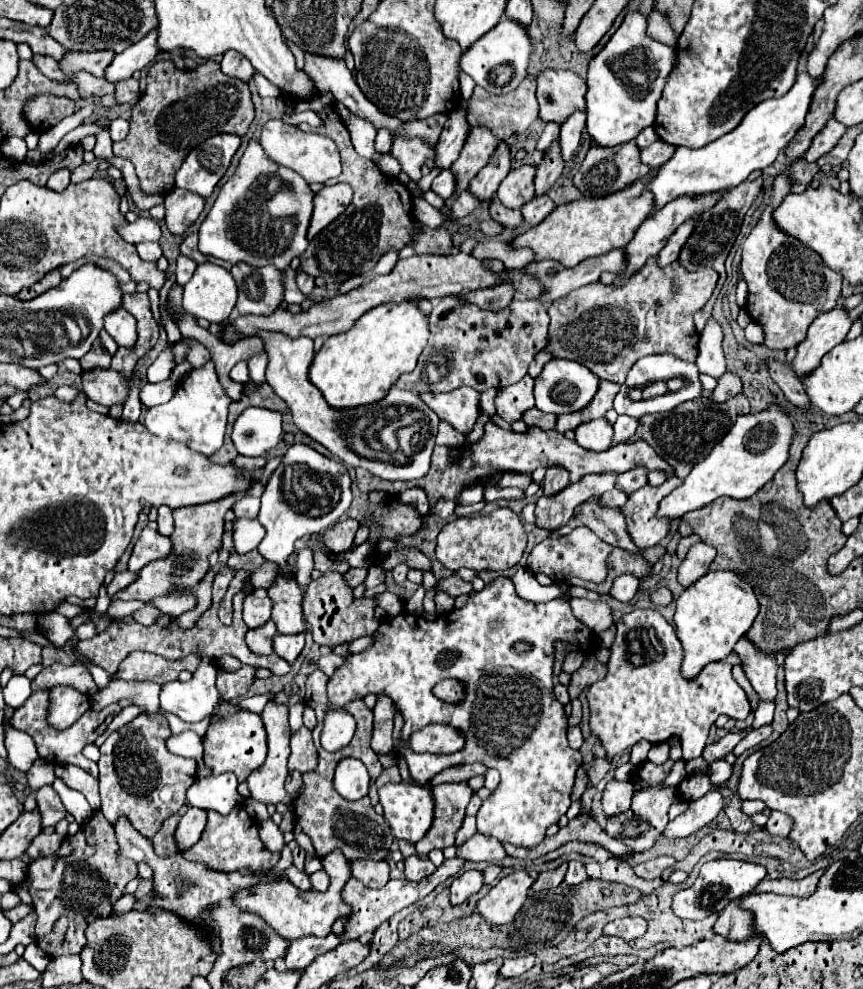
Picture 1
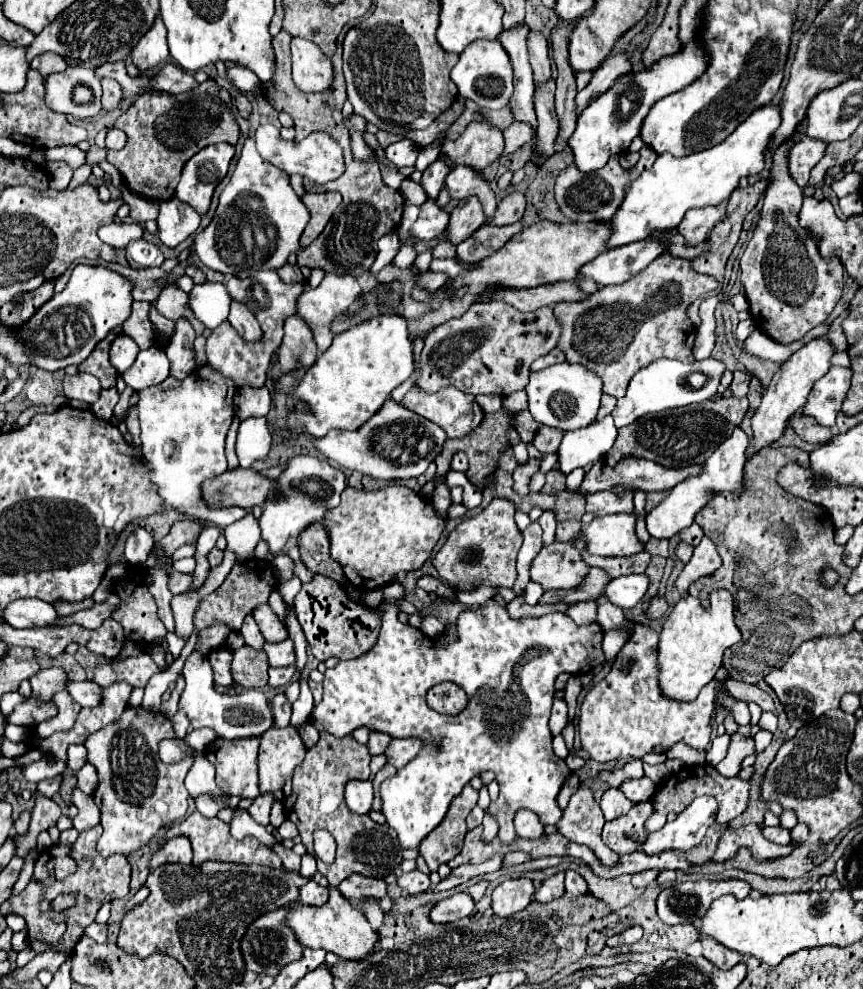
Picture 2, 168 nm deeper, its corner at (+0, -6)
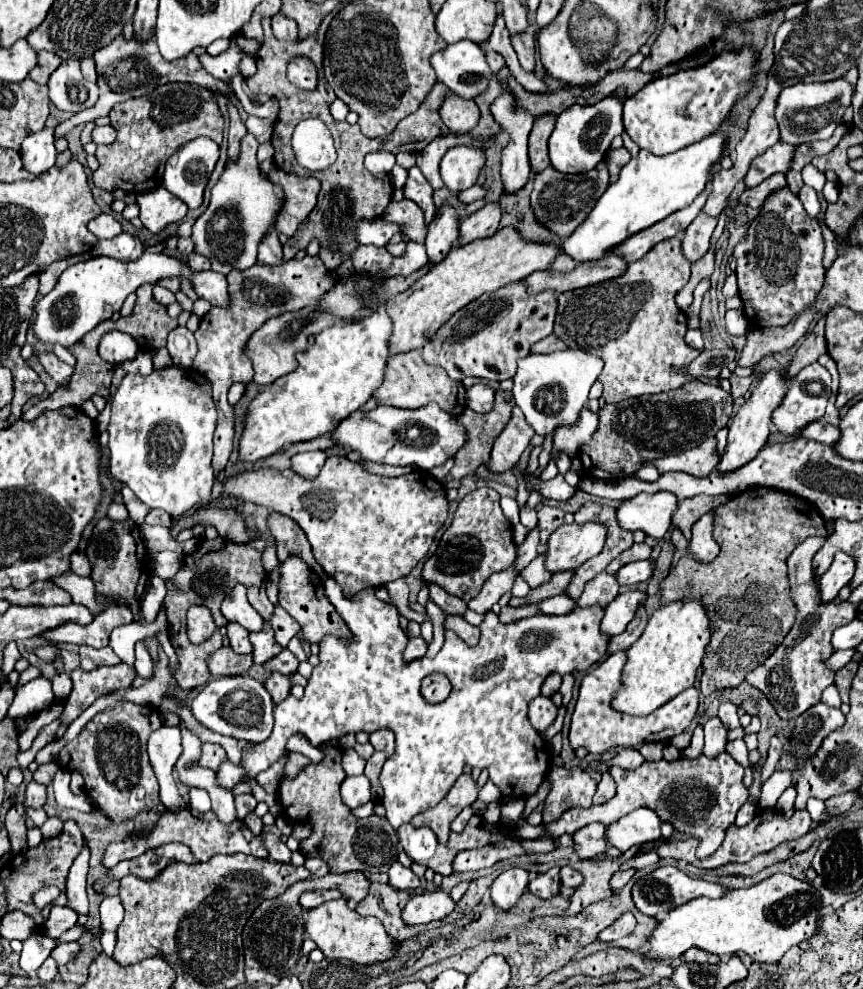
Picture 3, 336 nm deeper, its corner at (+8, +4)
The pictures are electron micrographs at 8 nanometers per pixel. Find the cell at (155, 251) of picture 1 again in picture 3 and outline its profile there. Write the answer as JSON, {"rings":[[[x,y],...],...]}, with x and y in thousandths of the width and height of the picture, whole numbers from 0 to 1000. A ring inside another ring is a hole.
{"rings":[[[140,235],[138,239],[129,241],[129,243],[115,243],[112,249],[105,253],[110,259],[129,259],[133,263],[156,263],[163,261],[168,255],[168,247],[149,237],[149,235]]]}

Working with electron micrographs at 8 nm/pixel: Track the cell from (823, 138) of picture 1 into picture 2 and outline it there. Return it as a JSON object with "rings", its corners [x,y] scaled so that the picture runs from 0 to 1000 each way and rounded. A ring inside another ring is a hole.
{"rings":[[[935,138],[926,140],[912,156],[912,170],[914,170],[914,178],[928,188],[935,188],[937,182],[937,174],[940,170],[954,160],[956,154],[956,146],[951,142],[935,142]]]}

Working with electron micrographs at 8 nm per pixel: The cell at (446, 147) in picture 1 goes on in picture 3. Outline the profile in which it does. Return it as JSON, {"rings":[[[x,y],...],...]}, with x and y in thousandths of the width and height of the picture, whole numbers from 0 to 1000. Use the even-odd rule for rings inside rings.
{"rings":[[[479,168],[474,172],[474,180],[469,184],[467,194],[469,194],[469,200],[483,204],[490,210],[492,224],[497,226],[502,222],[504,214],[506,214],[506,210],[502,206],[502,190],[499,190],[499,186],[495,184],[495,180],[490,178],[490,174],[483,168]]]}

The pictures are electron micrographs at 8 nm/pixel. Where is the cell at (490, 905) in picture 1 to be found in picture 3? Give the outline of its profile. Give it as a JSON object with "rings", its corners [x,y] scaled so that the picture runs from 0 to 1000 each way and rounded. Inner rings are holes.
{"rings":[[[590,878],[581,882],[567,896],[571,914],[583,920],[597,916],[601,906],[611,900],[611,894],[613,894],[613,882],[606,878]]]}

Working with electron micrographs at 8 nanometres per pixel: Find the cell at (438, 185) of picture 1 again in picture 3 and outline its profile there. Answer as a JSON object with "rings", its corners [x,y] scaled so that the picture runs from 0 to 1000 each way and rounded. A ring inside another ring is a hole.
{"rings":[[[527,148],[511,162],[511,180],[523,194],[537,194],[553,184],[562,166],[562,156],[550,150]]]}

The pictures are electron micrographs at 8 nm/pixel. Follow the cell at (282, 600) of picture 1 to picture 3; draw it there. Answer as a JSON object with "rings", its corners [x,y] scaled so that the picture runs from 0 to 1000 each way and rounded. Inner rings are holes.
{"rings":[[[272,593],[268,597],[268,601],[263,601],[263,605],[256,611],[256,619],[263,627],[277,629],[289,639],[300,639],[307,633],[305,623],[289,611],[286,601],[284,601],[284,593]]]}

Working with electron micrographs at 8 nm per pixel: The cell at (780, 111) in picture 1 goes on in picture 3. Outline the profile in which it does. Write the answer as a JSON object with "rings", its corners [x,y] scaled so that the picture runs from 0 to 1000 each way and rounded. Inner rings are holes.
{"rings":[[[829,133],[815,140],[812,144],[805,144],[771,158],[759,158],[750,152],[743,152],[738,160],[731,160],[720,170],[715,184],[708,186],[701,196],[692,202],[680,222],[652,245],[652,255],[659,257],[666,265],[699,261],[701,255],[720,247],[731,237],[738,237],[757,229],[759,224],[766,224],[775,216],[798,208],[805,198],[817,192],[824,168],[829,168],[829,164],[838,160],[842,142],[842,135]]]}

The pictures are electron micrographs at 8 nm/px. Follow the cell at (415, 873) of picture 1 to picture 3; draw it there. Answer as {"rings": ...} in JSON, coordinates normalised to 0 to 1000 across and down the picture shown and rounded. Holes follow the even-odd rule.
{"rings":[[[458,872],[451,878],[451,894],[458,896],[460,900],[474,900],[486,898],[486,888],[479,884],[476,878],[469,878],[465,872]]]}

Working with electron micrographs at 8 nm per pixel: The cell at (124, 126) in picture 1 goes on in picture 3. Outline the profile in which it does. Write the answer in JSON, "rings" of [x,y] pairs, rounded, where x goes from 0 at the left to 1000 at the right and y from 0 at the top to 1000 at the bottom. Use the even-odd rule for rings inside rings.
{"rings":[[[110,127],[108,144],[110,146],[129,146],[129,144],[133,144],[133,129],[131,127]]]}

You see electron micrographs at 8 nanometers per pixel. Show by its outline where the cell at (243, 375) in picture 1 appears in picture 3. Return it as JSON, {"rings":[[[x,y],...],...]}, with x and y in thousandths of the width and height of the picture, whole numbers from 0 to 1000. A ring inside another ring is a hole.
{"rings":[[[194,370],[187,374],[180,374],[173,380],[156,380],[156,378],[147,378],[136,394],[136,398],[131,400],[131,417],[129,417],[129,427],[126,427],[126,453],[129,453],[129,479],[145,487],[161,504],[163,508],[168,508],[173,514],[187,514],[191,516],[198,524],[240,512],[247,502],[244,502],[244,493],[247,493],[249,483],[247,483],[247,473],[244,473],[244,455],[247,455],[247,439],[249,439],[249,431],[251,431],[251,415],[249,415],[249,406],[247,406],[247,398],[244,398],[244,386],[242,382],[238,382],[235,378],[231,378],[224,372],[207,372],[207,370]]]}

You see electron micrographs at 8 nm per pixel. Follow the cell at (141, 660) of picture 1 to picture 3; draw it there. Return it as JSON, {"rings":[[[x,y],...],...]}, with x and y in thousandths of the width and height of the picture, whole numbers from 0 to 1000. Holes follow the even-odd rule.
{"rings":[[[94,653],[92,657],[92,663],[94,663],[94,675],[96,677],[110,677],[115,673],[131,673],[131,671],[140,671],[140,665],[131,659],[129,653],[122,653],[122,655],[105,655],[105,653]]]}

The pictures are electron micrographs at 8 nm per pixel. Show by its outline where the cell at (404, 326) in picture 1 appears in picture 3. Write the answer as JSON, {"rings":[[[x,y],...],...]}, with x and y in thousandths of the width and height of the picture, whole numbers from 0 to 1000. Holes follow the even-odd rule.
{"rings":[[[439,309],[432,317],[418,322],[416,326],[397,326],[388,328],[365,340],[365,348],[344,360],[344,372],[328,382],[319,384],[314,390],[307,390],[300,400],[291,406],[286,415],[284,435],[277,447],[277,457],[282,465],[295,467],[302,463],[309,463],[319,457],[323,457],[330,449],[349,447],[349,445],[363,445],[374,439],[386,437],[393,425],[402,423],[407,417],[416,415],[435,396],[435,392],[441,390],[448,374],[448,362],[451,362],[451,342],[453,342],[455,326],[444,309]]]}

